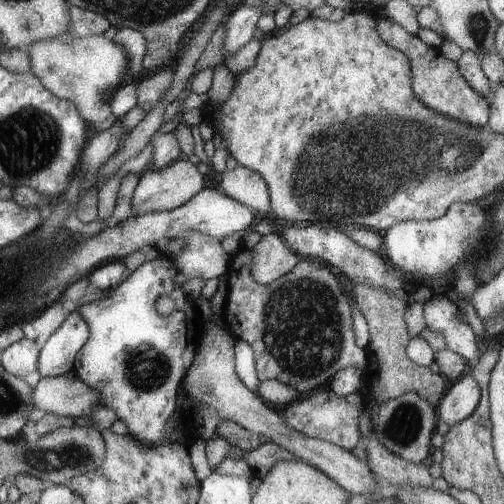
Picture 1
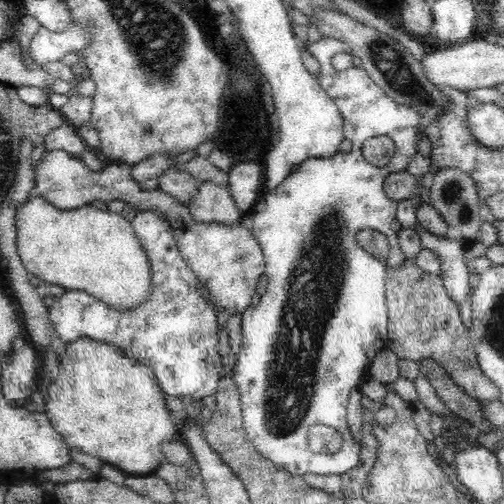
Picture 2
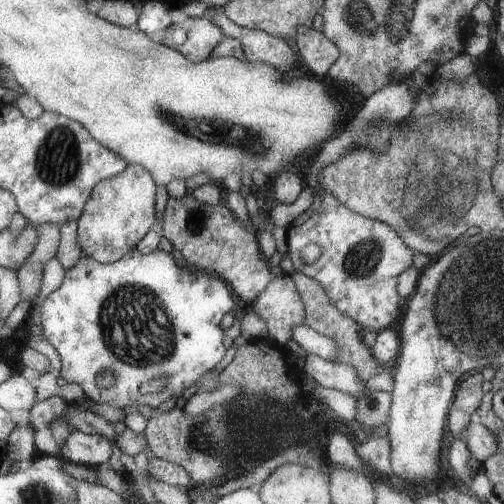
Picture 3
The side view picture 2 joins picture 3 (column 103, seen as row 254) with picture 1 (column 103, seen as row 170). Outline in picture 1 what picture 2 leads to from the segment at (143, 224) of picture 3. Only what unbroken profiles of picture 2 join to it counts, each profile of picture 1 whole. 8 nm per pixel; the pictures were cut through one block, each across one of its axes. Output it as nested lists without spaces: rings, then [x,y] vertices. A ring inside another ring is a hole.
[[[61,34],[55,38],[31,42],[25,52],[31,74],[43,82],[47,92],[53,92],[59,100],[73,102],[79,108],[79,116],[83,116],[83,122],[87,122],[93,134],[115,126],[117,118],[109,112],[107,102],[101,100],[101,92],[107,92],[109,96],[113,90],[123,86],[123,76],[127,74],[127,54],[123,46],[115,44],[113,40],[105,40],[103,36],[77,38],[71,34]]]

